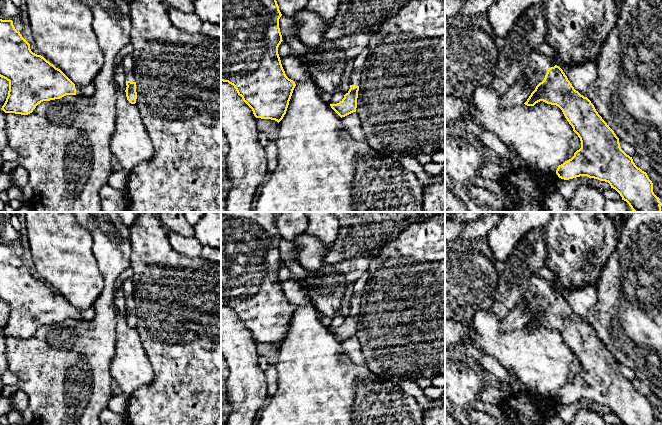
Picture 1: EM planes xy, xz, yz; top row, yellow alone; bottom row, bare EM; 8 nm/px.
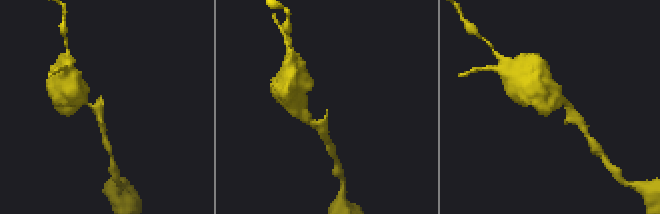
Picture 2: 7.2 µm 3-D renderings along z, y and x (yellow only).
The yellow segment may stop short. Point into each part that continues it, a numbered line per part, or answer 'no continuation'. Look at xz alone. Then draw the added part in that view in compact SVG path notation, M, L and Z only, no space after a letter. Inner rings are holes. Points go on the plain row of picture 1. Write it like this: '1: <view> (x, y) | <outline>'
1: xz (358, 287) | M368 272L360 276L353 284L353 296L351 299L351 309L360 310L362 294L368 279Z

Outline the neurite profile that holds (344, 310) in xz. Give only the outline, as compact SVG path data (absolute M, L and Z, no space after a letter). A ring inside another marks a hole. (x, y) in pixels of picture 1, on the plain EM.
M350 285L345 290L344 296L341 301L341 306L338 311L344 318L348 317L351 307L351 299L353 296L353 285Z

